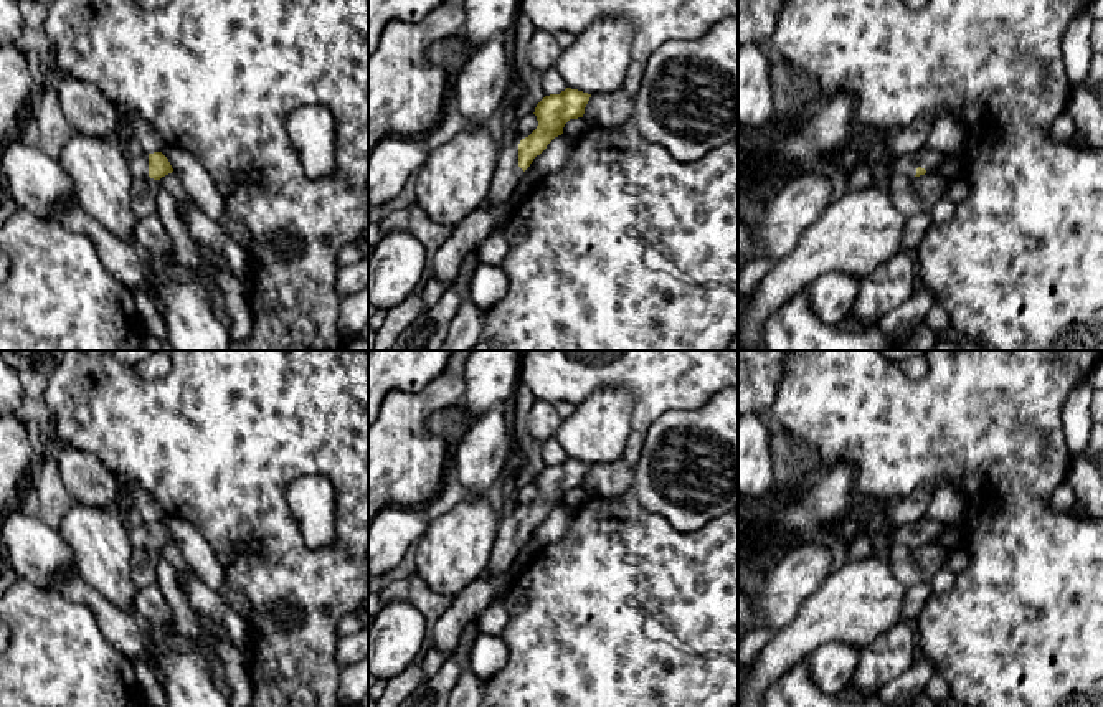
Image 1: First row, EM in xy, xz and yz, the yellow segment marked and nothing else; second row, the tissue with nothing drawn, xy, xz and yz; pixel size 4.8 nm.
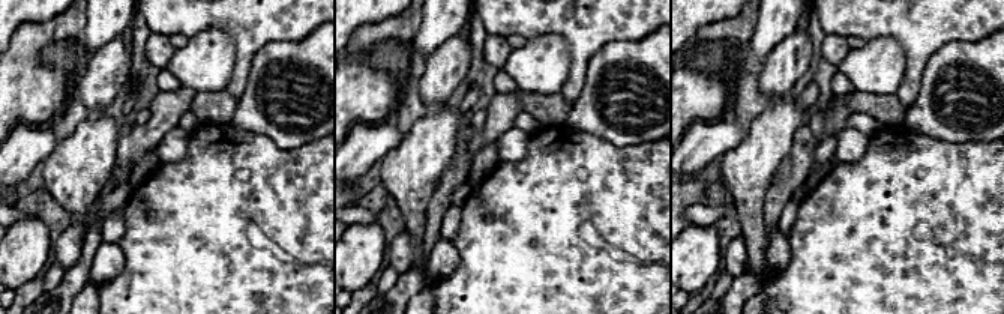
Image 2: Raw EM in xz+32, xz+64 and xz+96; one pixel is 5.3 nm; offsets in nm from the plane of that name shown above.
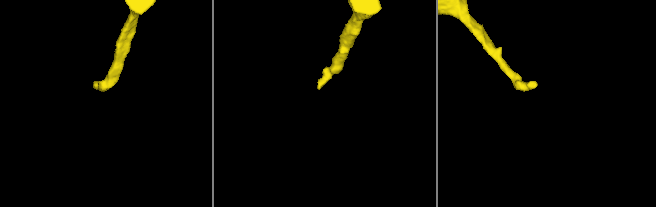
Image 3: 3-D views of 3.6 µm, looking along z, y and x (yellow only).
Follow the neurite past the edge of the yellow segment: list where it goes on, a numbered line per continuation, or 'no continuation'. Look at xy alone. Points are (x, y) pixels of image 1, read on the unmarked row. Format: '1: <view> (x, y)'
1: xy (139, 536)

